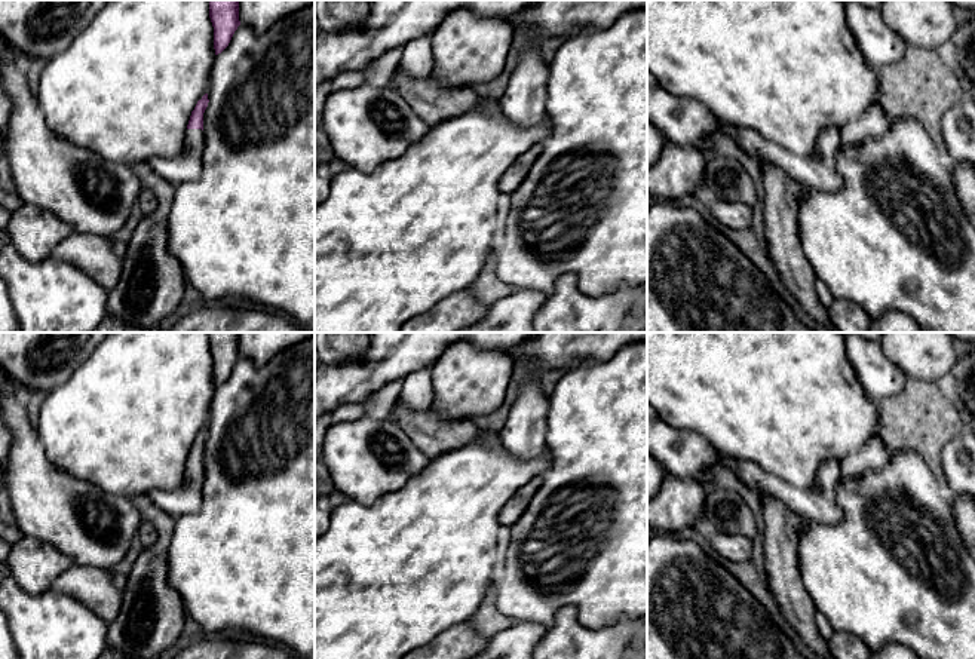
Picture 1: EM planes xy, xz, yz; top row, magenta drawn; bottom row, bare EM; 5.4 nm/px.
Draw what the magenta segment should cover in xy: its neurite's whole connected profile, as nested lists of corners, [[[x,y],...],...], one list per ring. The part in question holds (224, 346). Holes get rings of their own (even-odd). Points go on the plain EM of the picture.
[[[209,332],[209,350],[214,359],[214,381],[218,387],[229,378],[240,358],[239,332]]]

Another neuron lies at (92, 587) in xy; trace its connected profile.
[[[73,564],[49,588],[76,598],[107,623],[116,619],[122,606],[122,591],[113,585],[110,570]]]

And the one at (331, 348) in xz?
[[[315,332],[315,353],[324,365],[344,364],[368,349],[371,332]]]

